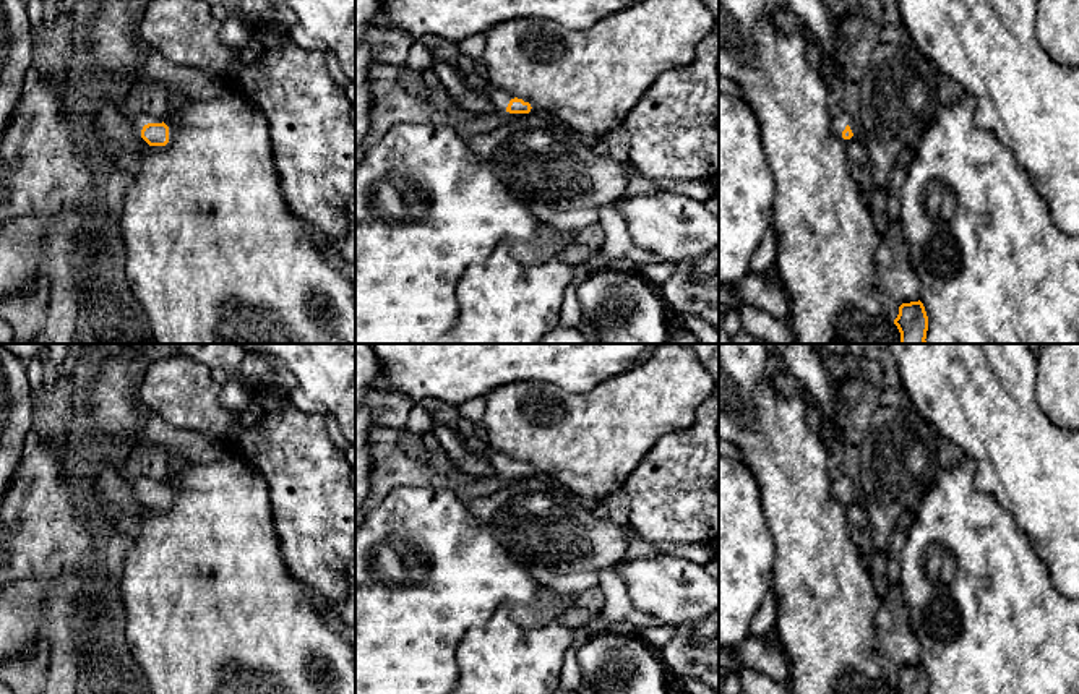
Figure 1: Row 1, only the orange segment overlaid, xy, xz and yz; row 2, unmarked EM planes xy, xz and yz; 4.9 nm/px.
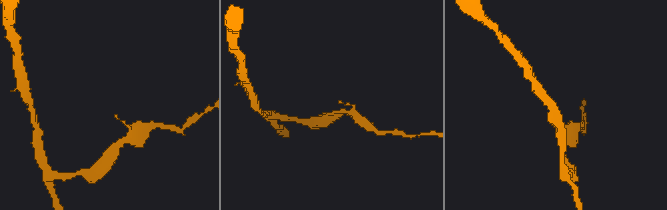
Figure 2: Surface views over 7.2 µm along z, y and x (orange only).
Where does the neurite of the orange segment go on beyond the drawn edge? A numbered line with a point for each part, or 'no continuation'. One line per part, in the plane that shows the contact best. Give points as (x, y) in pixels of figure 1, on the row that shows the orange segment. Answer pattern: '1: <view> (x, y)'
1: xy (138, 120)

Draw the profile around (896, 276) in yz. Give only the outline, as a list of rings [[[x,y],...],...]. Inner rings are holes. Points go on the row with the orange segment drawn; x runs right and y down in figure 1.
[[[901,222],[881,235],[875,269],[878,285],[899,305],[922,298],[922,284],[910,263],[910,251],[902,235]]]

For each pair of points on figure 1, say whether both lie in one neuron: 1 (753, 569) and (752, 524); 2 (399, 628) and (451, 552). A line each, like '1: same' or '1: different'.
1: same
2: same

